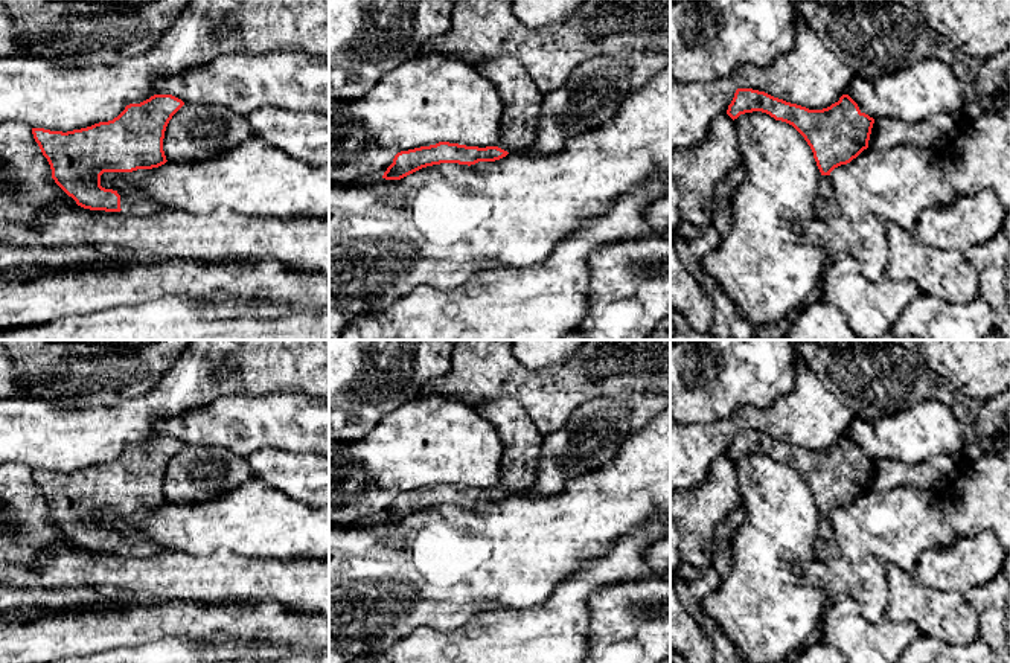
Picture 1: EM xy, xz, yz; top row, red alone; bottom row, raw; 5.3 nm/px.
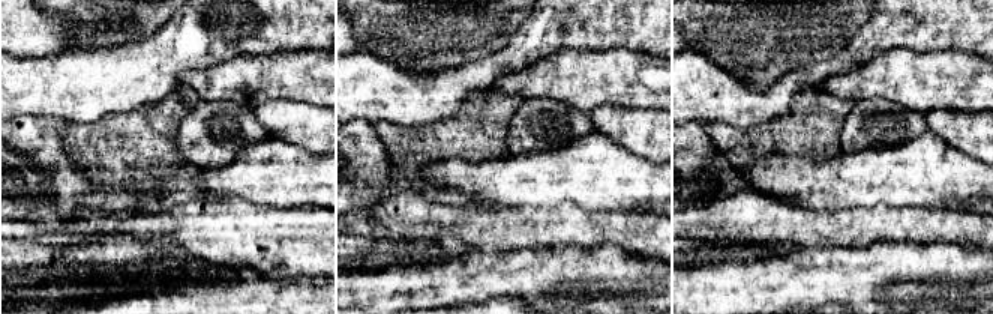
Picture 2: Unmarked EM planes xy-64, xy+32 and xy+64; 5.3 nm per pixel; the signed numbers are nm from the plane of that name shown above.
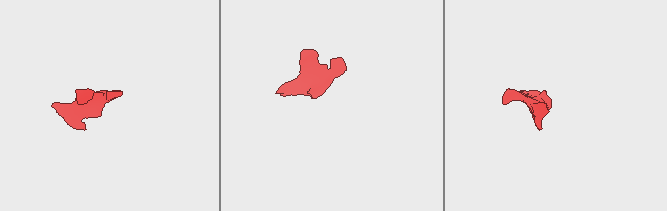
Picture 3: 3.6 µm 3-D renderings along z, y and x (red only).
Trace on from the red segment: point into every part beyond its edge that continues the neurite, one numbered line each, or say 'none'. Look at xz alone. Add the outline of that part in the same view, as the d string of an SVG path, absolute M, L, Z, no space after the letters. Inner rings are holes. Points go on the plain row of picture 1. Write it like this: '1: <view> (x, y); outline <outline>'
1: xz (523, 442); outline M513 398L481 401L472 407L497 427L504 442L500 480L494 488L509 495L527 491L536 479L544 434Z

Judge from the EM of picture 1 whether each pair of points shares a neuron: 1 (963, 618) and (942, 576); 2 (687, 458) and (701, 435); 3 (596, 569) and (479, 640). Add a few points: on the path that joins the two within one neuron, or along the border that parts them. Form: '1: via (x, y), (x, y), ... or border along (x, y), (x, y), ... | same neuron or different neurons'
1: border along (916, 578), (926, 586), (957, 590), (962, 595) | different neurons
2: via (687, 451), (698, 441) | same neuron
3: via (568, 598), (526, 640), (508, 640) | same neuron

